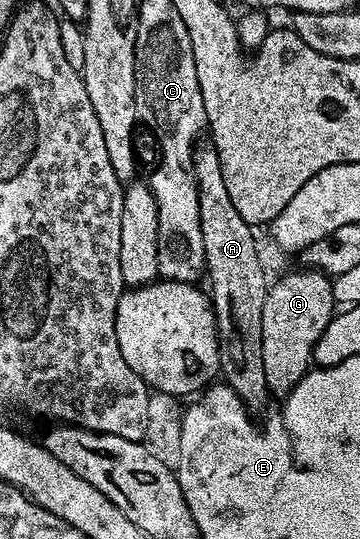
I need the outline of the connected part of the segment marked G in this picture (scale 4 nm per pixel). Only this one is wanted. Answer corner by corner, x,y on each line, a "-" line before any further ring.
307,268
297,269
297,274
288,274
277,277
274,288
270,292
270,304
267,317
267,339
266,339
266,376
269,391
273,395
287,396
291,394
293,387
296,387
308,373
314,362
316,346
319,340
327,332
327,328
334,319
332,309
338,306
338,299
334,293
334,282
327,274
318,270

